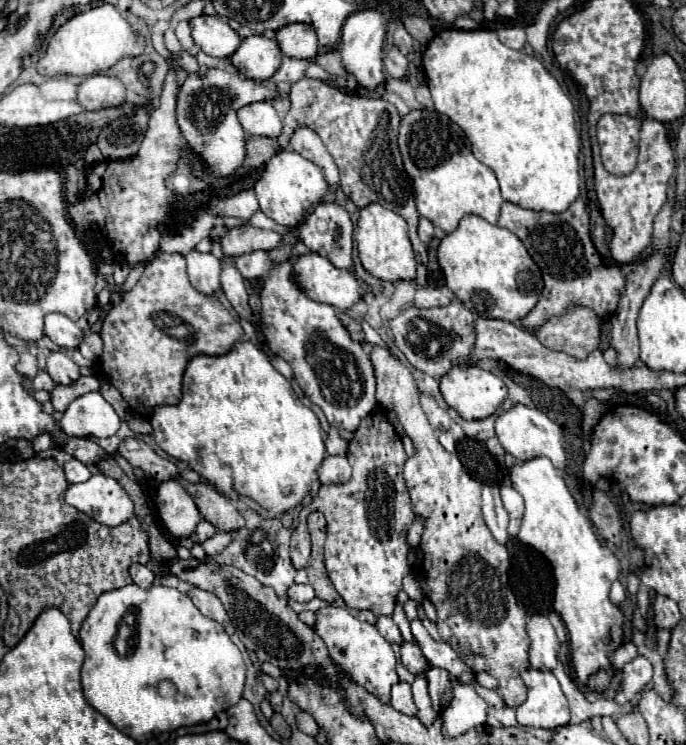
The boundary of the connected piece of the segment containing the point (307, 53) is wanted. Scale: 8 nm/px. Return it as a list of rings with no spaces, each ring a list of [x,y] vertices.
[[[287,24],[275,32],[275,42],[283,56],[289,58],[315,58],[317,56],[317,36],[309,24]]]

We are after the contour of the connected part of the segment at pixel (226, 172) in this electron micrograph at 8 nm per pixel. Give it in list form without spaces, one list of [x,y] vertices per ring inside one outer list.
[[[211,68],[203,78],[191,74],[185,80],[177,98],[177,124],[191,150],[205,160],[215,176],[231,176],[245,158],[245,130],[237,120],[237,108],[273,96],[275,92],[265,86],[255,86],[233,72]]]

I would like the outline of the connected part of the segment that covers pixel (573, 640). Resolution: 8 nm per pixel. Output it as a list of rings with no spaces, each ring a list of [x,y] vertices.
[[[533,458],[519,462],[511,470],[511,482],[525,500],[525,516],[519,530],[519,540],[539,550],[553,566],[553,608],[569,632],[571,666],[577,684],[585,686],[587,680],[599,670],[613,674],[615,668],[611,666],[611,654],[623,644],[623,612],[609,600],[611,584],[619,578],[621,570],[617,556],[605,544],[601,544],[611,542],[597,532],[593,520],[579,512],[577,502],[551,460]]]

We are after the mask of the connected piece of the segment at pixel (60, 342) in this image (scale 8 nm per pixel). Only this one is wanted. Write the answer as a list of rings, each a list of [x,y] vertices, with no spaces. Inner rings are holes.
[[[63,314],[45,316],[45,336],[49,336],[57,346],[67,350],[75,350],[83,340],[81,328],[73,320],[67,320],[67,316]]]

